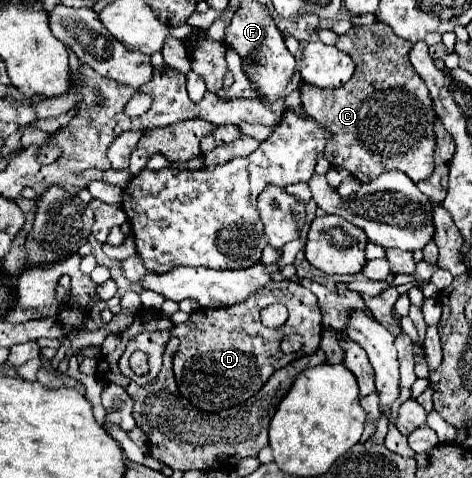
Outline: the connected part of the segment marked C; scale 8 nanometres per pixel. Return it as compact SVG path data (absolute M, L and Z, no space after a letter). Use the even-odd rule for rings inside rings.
M377 21L341 35L337 49L351 55L357 65L351 81L339 89L305 85L301 93L303 109L333 133L325 147L329 163L345 167L363 183L391 169L403 171L415 183L431 177L435 169L435 111L423 79L409 63L411 43L399 39L387 23Z

